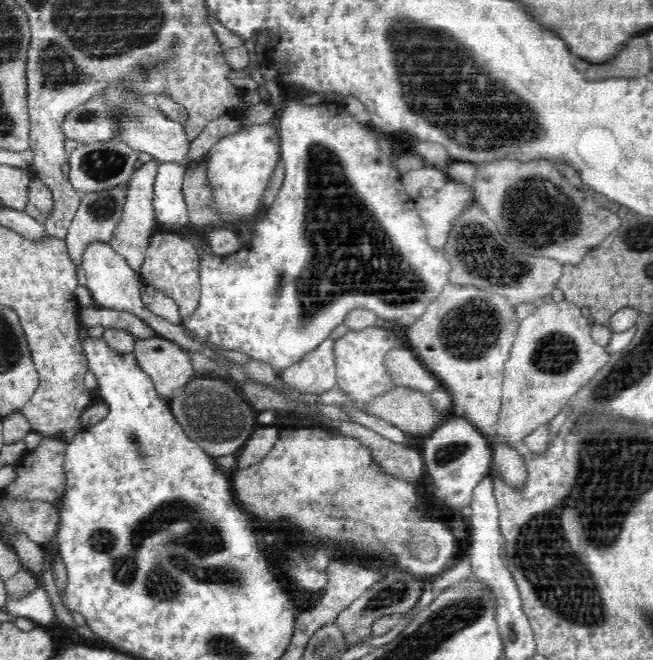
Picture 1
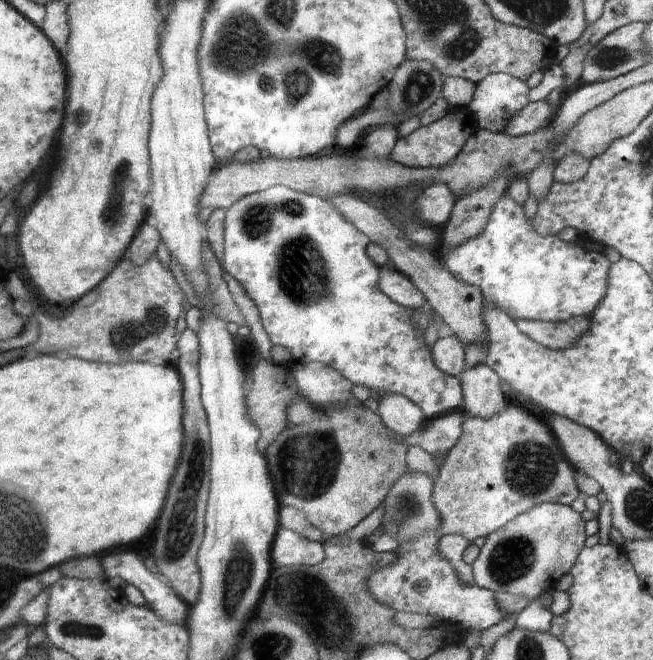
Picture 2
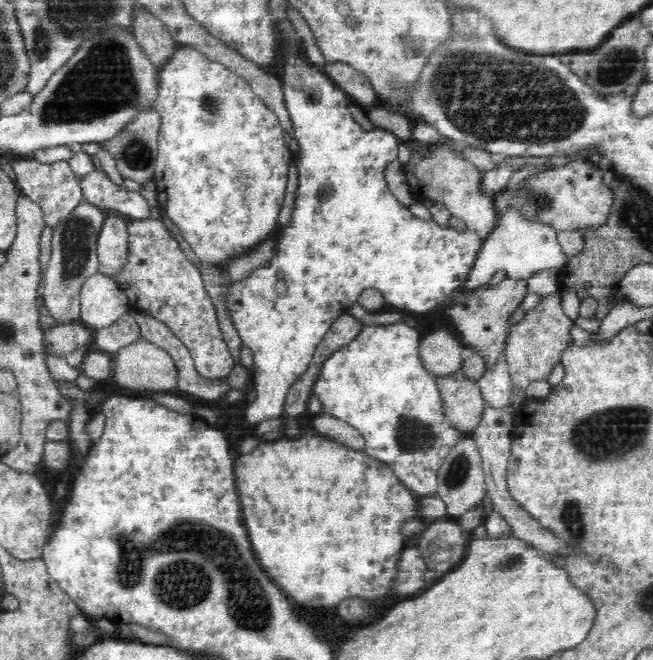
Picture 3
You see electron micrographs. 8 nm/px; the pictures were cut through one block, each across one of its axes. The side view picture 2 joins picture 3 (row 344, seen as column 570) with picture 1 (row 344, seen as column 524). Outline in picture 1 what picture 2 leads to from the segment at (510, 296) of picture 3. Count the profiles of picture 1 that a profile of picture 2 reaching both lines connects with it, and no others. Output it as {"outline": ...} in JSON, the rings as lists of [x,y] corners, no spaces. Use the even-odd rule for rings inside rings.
{"outline":[[[449,283],[406,332],[410,346],[418,348],[416,356],[452,393],[456,414],[471,422],[485,436],[499,417],[503,370],[520,321],[515,306],[506,298]]]}

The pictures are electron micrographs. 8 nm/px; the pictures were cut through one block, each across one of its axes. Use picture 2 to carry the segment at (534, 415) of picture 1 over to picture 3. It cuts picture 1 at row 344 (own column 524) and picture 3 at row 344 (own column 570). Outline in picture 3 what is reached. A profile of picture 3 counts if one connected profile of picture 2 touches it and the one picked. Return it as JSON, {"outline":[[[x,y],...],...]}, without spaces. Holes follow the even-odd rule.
{"outline":[[[550,294],[542,298],[534,310],[526,312],[522,322],[514,324],[509,332],[508,342],[505,344],[506,361],[510,367],[510,382],[512,383],[513,398],[511,406],[515,410],[527,401],[526,388],[535,380],[548,380],[548,375],[560,362],[562,351],[572,344],[572,330],[574,322],[565,316],[562,310],[560,294]]]}

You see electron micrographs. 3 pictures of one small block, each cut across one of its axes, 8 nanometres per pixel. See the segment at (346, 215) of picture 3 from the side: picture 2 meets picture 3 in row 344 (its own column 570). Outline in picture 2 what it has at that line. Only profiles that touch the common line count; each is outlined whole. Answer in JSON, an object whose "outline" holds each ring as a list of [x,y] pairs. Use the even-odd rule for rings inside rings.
{"outline":[[[507,194],[498,200],[482,236],[450,249],[445,257],[449,271],[463,283],[480,288],[484,298],[494,301],[514,319],[543,320],[553,323],[592,316],[606,296],[610,262],[604,256],[563,241],[560,235],[542,236],[526,219],[520,202]]]}

